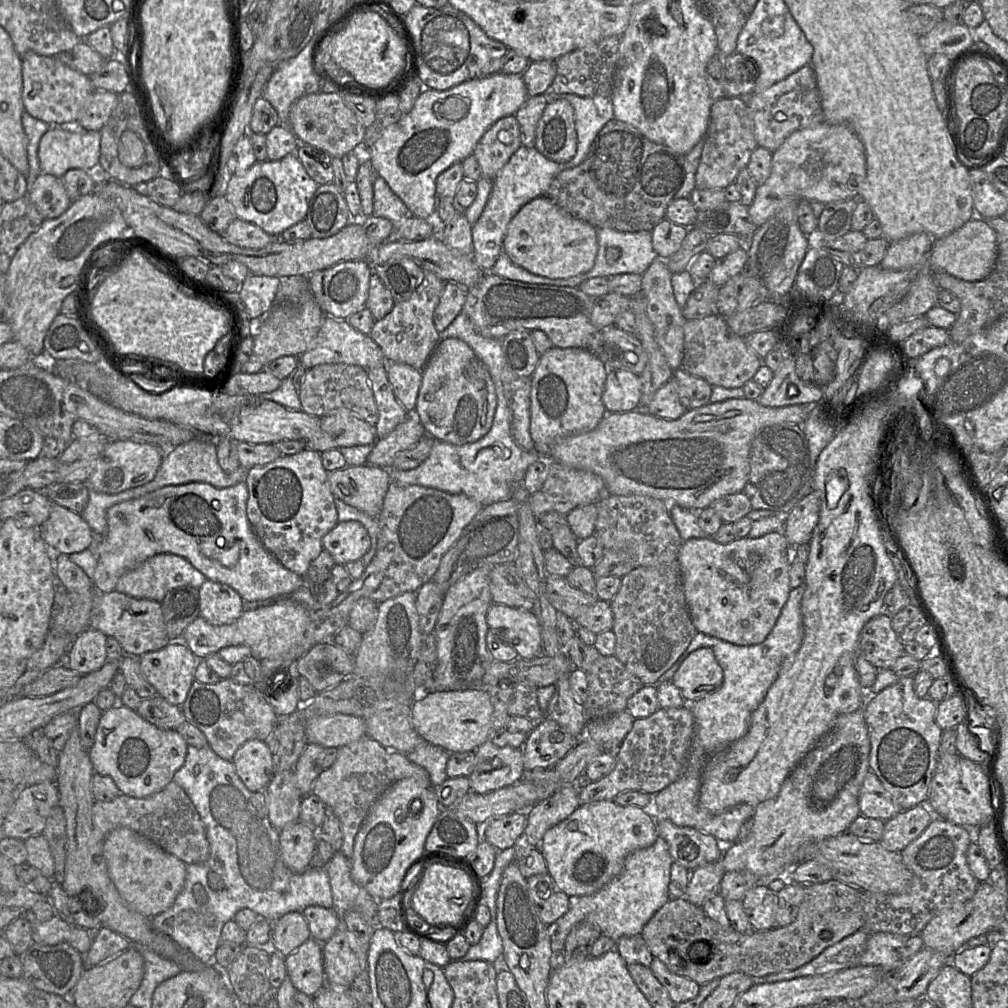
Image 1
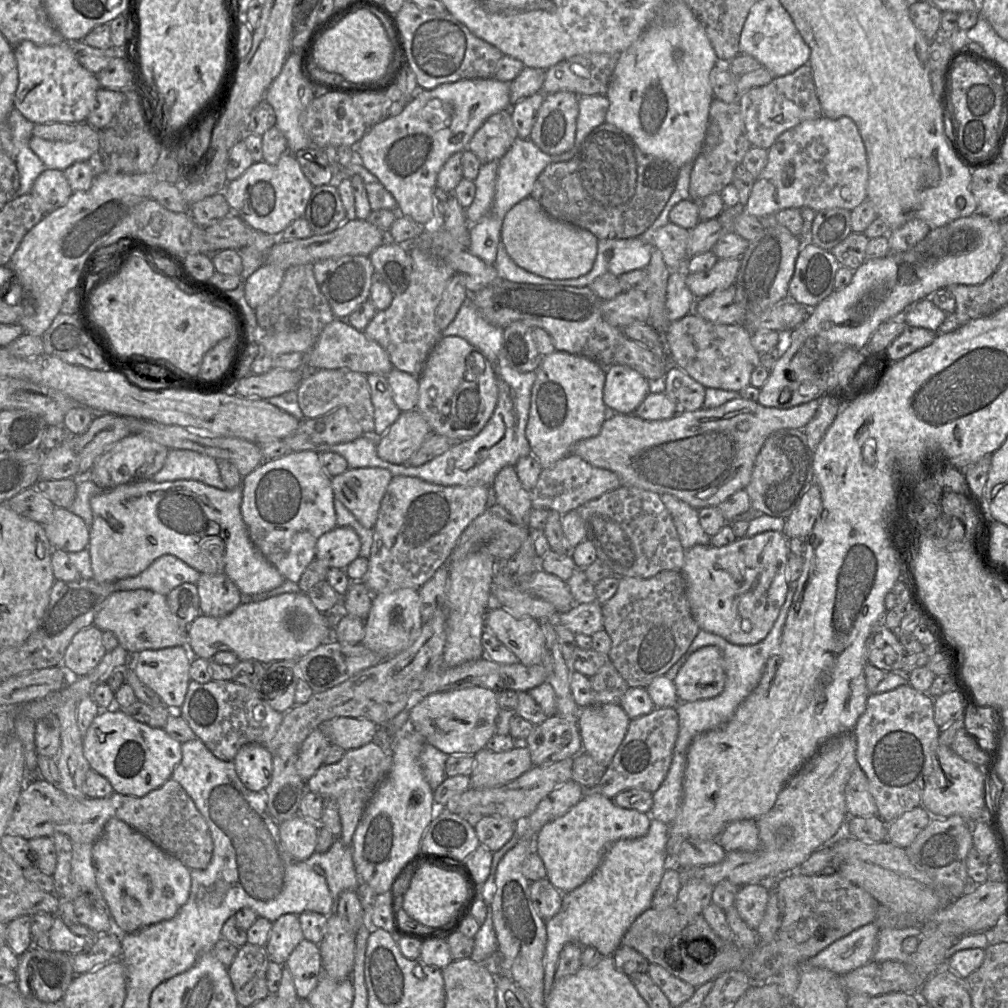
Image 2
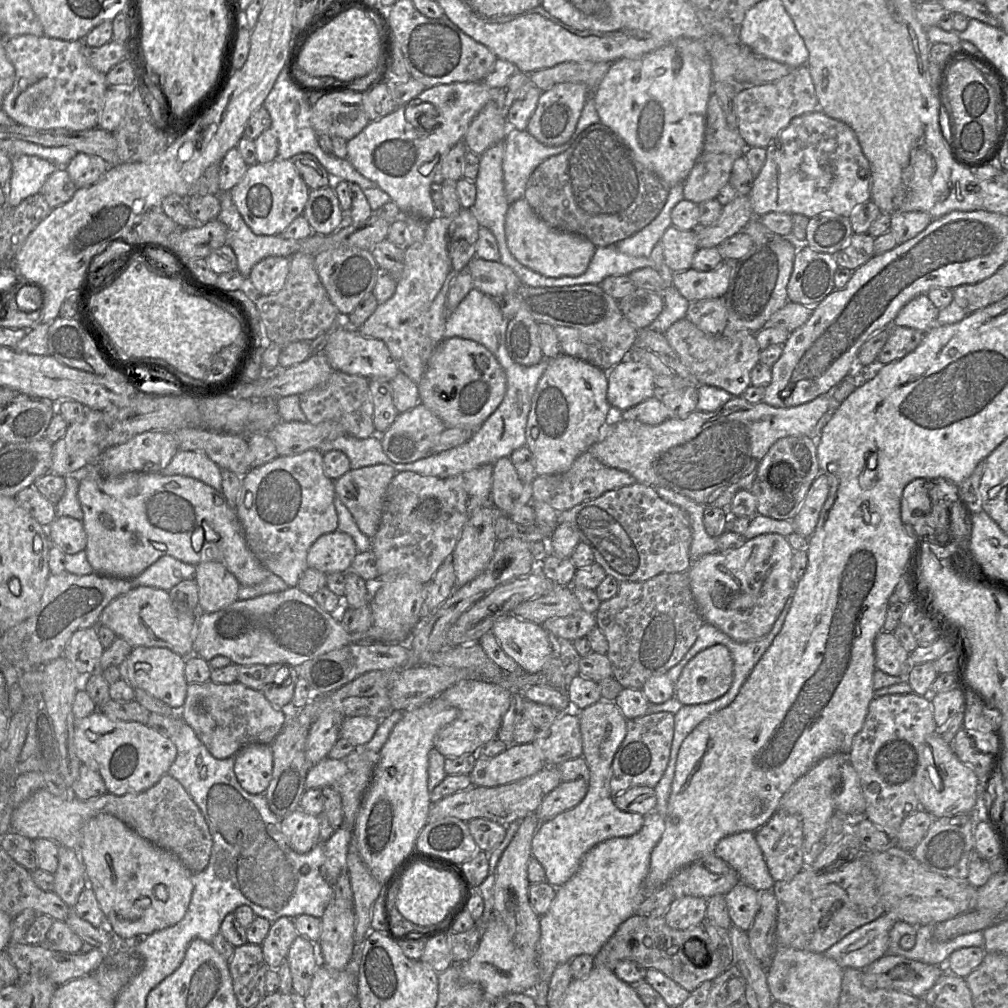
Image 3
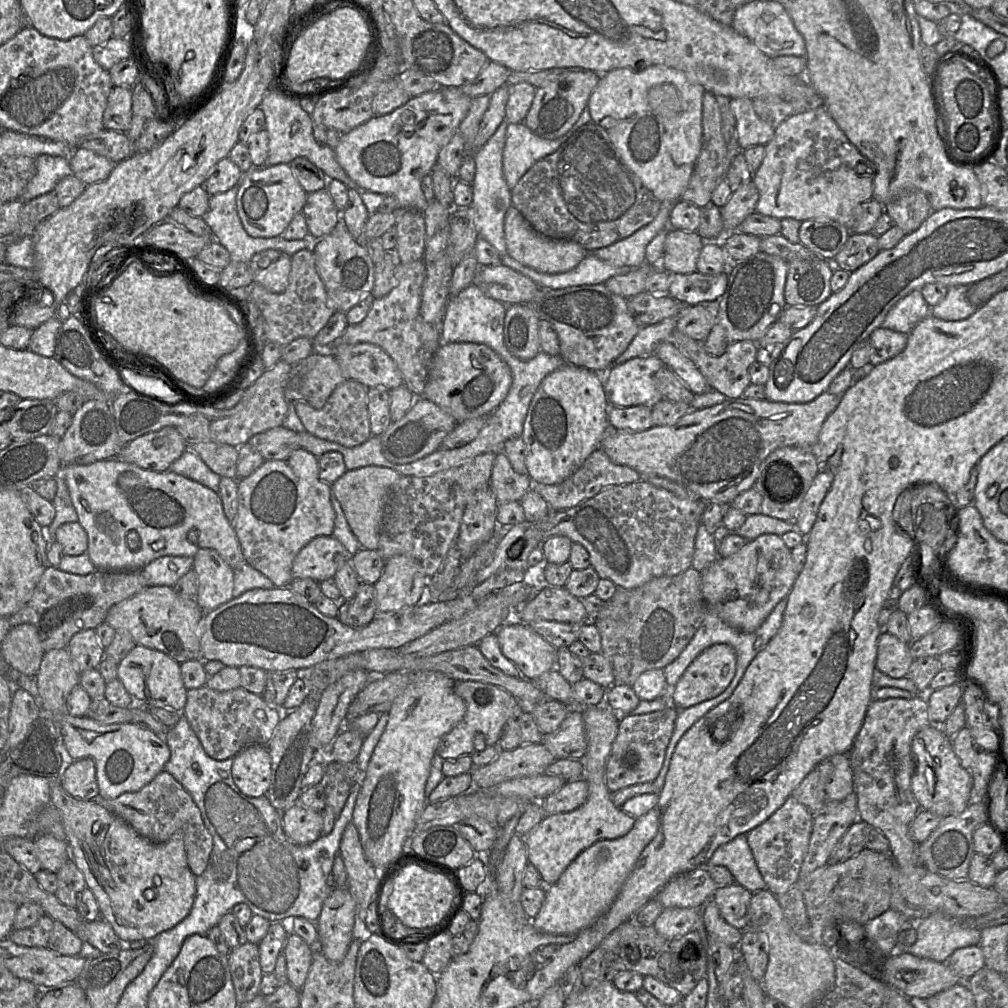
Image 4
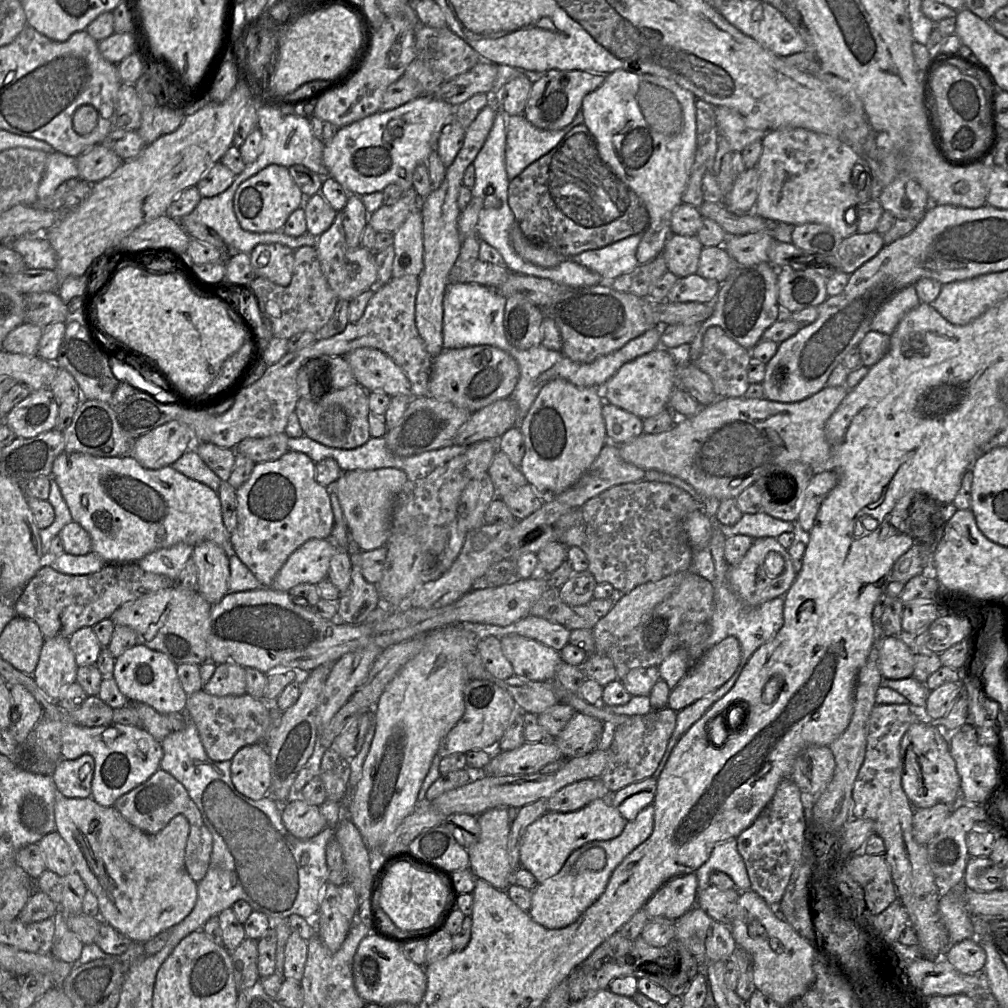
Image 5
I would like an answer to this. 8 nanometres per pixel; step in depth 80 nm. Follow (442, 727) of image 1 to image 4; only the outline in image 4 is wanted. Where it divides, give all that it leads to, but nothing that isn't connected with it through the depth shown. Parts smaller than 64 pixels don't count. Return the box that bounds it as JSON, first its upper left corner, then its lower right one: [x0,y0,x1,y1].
[436,681,518,760]

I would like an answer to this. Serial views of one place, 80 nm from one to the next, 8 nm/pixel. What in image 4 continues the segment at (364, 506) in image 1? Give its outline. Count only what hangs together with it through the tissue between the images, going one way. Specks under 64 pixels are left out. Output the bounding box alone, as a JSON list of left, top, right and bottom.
[332,466,402,550]

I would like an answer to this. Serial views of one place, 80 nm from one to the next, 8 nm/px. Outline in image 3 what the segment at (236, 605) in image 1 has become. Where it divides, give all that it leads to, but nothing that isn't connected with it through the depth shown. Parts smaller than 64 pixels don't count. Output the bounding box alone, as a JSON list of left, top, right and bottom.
[196,561,240,613]

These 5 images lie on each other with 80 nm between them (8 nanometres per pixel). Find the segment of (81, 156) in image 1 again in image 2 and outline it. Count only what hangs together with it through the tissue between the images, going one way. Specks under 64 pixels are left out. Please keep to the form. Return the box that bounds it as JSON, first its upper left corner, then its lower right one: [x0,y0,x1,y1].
[29,136,95,171]

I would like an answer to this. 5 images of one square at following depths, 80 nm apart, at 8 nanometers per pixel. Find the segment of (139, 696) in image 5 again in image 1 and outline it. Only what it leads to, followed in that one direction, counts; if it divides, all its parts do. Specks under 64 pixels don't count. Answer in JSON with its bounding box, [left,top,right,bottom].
[139,641,199,707]

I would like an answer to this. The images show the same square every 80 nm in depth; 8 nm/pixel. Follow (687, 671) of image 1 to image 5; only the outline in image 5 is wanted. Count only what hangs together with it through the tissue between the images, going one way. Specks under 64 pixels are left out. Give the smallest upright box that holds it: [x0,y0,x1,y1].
[667,636,741,712]

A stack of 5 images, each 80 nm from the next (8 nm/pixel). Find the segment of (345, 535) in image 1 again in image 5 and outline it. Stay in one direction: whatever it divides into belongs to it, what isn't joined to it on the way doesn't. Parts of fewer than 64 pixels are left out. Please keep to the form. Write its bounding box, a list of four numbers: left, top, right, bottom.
[271,539,338,592]

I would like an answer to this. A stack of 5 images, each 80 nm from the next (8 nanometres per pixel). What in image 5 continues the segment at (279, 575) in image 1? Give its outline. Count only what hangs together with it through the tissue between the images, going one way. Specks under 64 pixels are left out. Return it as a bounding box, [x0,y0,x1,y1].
[51,452,232,564]

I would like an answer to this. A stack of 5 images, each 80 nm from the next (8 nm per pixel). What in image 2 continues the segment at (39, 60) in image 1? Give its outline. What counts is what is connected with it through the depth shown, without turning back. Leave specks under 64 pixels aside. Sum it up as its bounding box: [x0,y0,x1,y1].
[13,40,100,125]

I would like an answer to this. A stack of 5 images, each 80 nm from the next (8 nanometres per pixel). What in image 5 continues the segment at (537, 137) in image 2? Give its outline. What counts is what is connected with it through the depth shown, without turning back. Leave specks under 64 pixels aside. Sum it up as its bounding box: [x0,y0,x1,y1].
[523,70,605,129]

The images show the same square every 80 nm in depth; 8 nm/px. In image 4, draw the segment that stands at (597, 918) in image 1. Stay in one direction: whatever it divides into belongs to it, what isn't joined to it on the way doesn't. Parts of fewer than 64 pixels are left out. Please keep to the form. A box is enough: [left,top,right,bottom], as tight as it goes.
[532,808,658,935]

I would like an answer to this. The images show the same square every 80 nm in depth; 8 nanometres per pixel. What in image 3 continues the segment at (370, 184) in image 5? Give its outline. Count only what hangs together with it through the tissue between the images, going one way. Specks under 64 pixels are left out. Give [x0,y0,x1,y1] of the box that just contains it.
[347,82,496,221]

